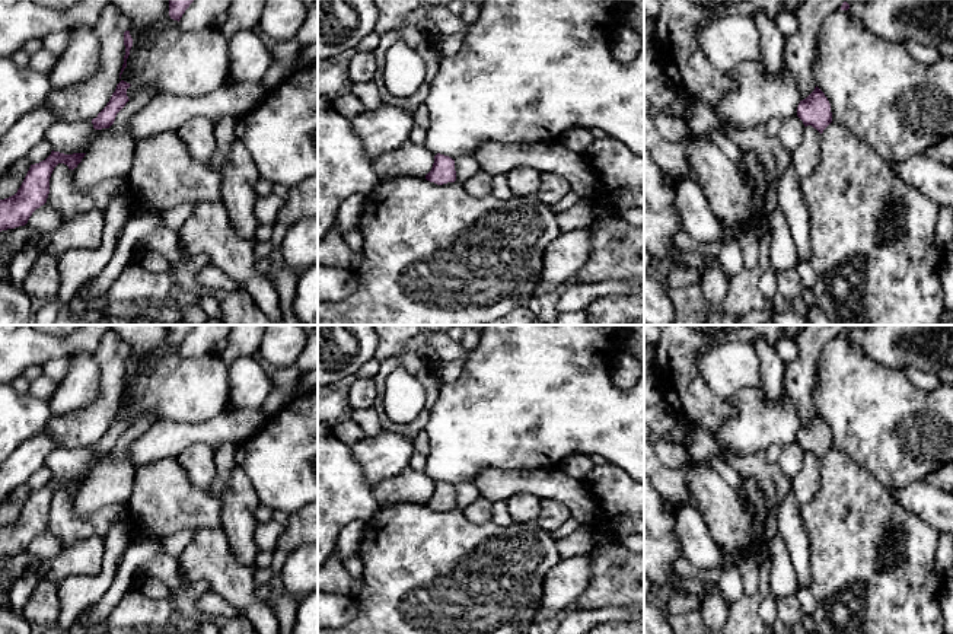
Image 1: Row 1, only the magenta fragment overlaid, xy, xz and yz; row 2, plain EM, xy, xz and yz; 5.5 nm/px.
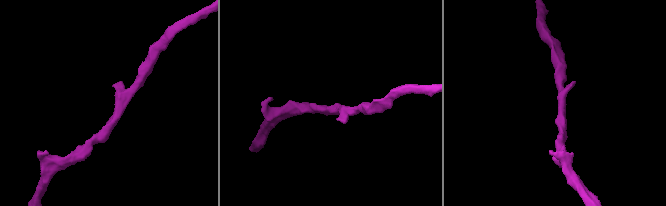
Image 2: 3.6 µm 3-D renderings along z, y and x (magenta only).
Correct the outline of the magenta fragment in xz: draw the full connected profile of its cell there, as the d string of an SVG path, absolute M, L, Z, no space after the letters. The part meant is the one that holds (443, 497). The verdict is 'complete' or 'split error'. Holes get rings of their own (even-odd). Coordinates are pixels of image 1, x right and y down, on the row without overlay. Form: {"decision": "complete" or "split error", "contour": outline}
{"decision": "complete", "contour": "M437 480L431 497L425 506L437 512L456 507L455 487L449 482Z"}

